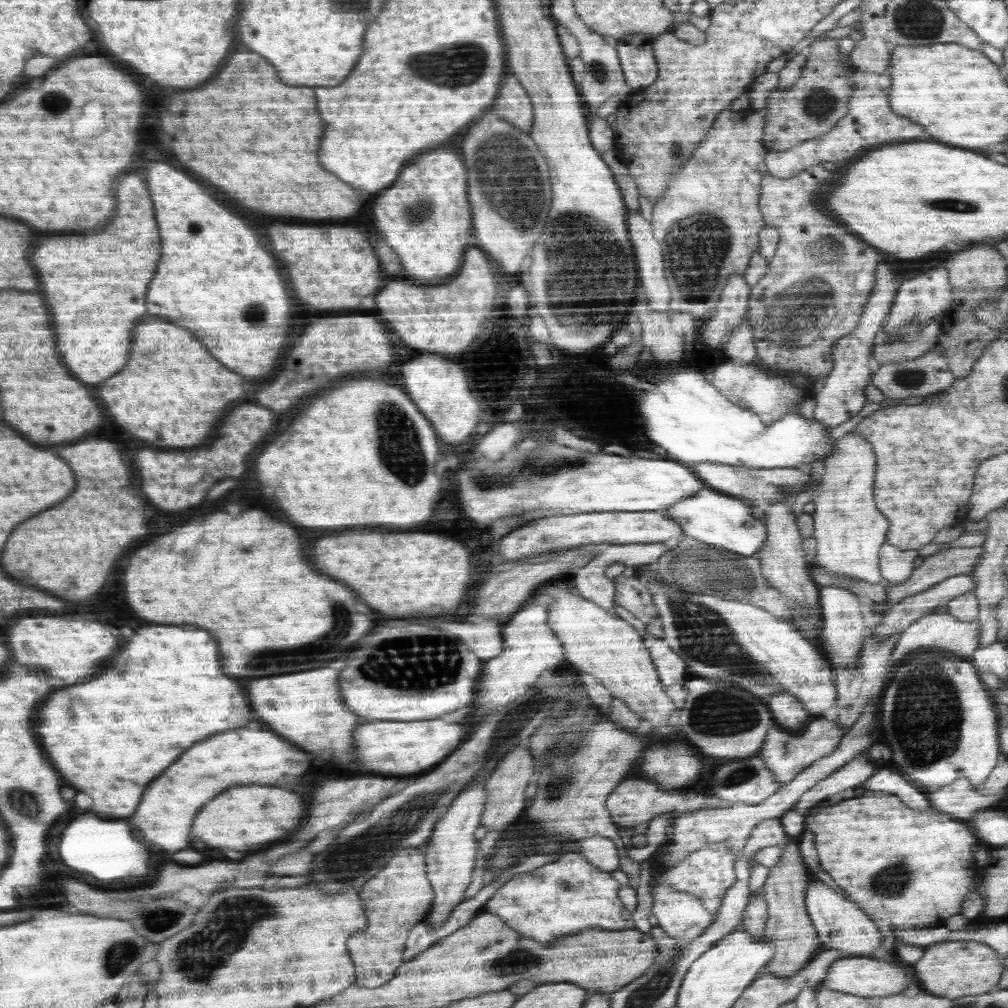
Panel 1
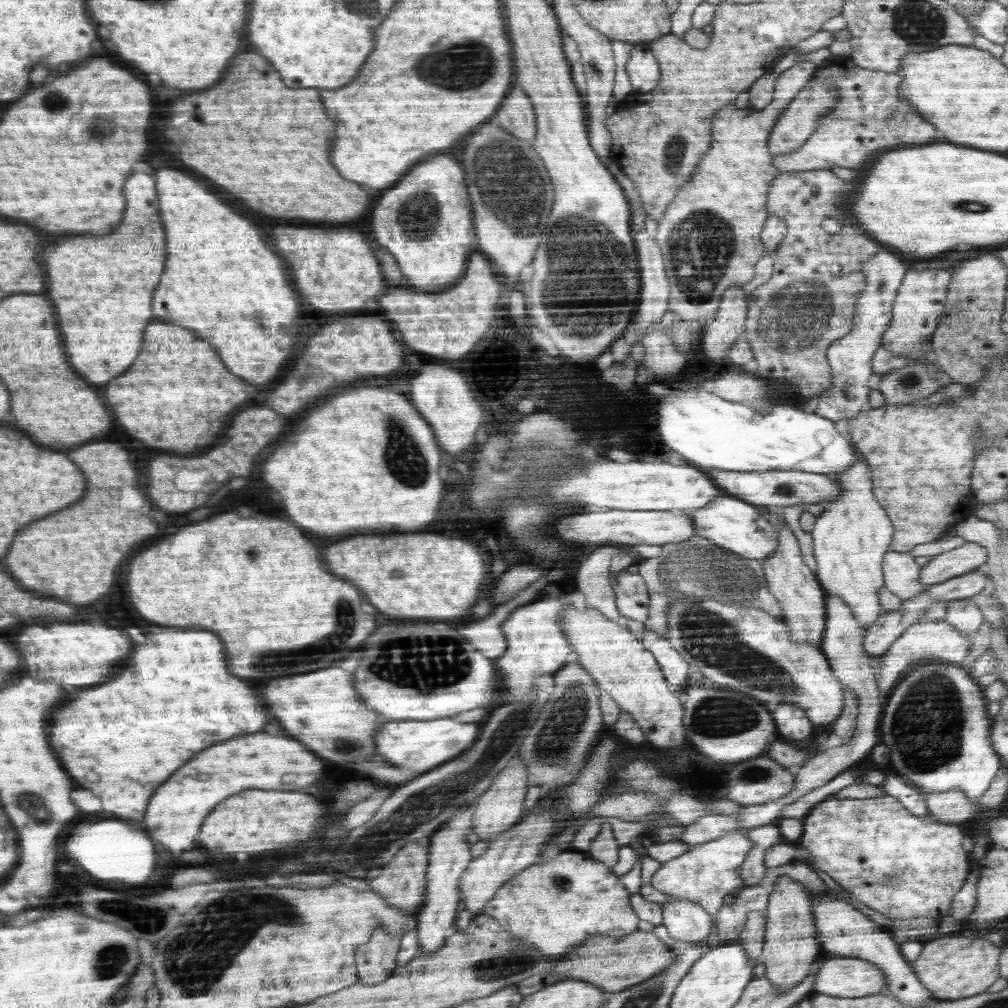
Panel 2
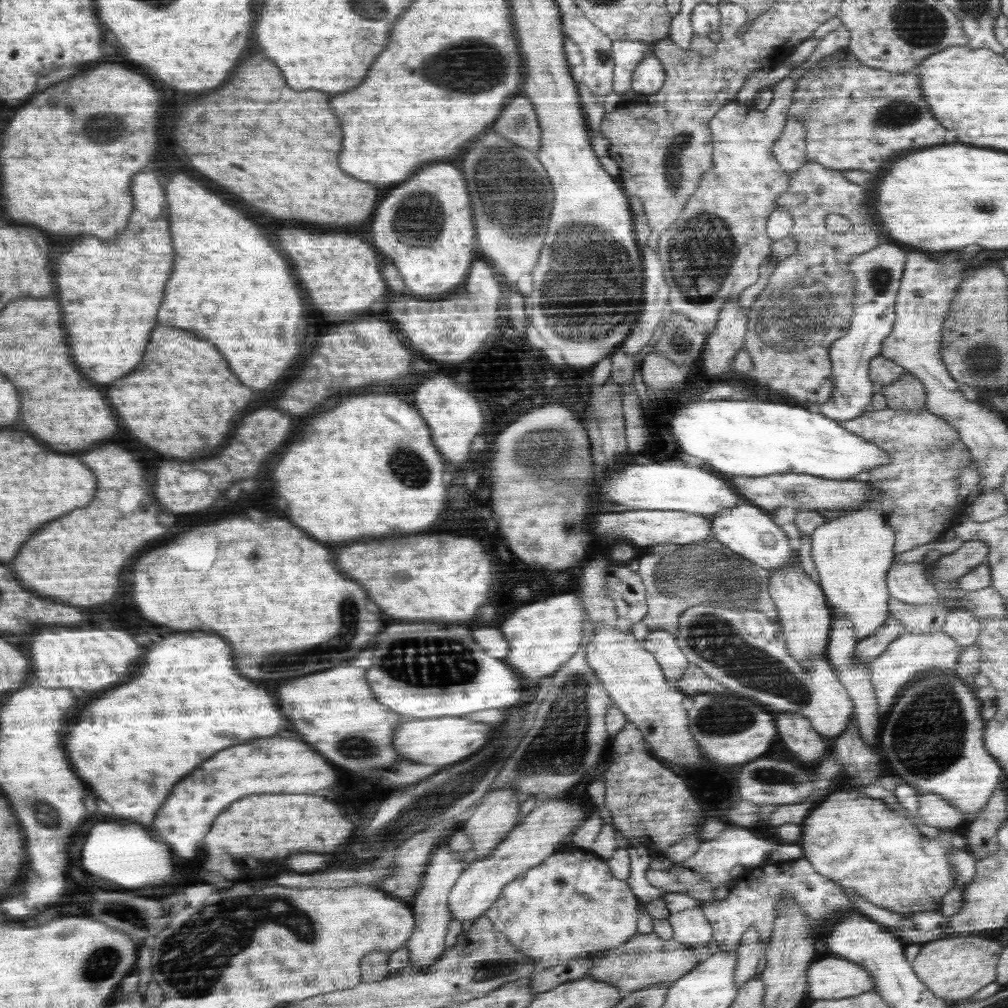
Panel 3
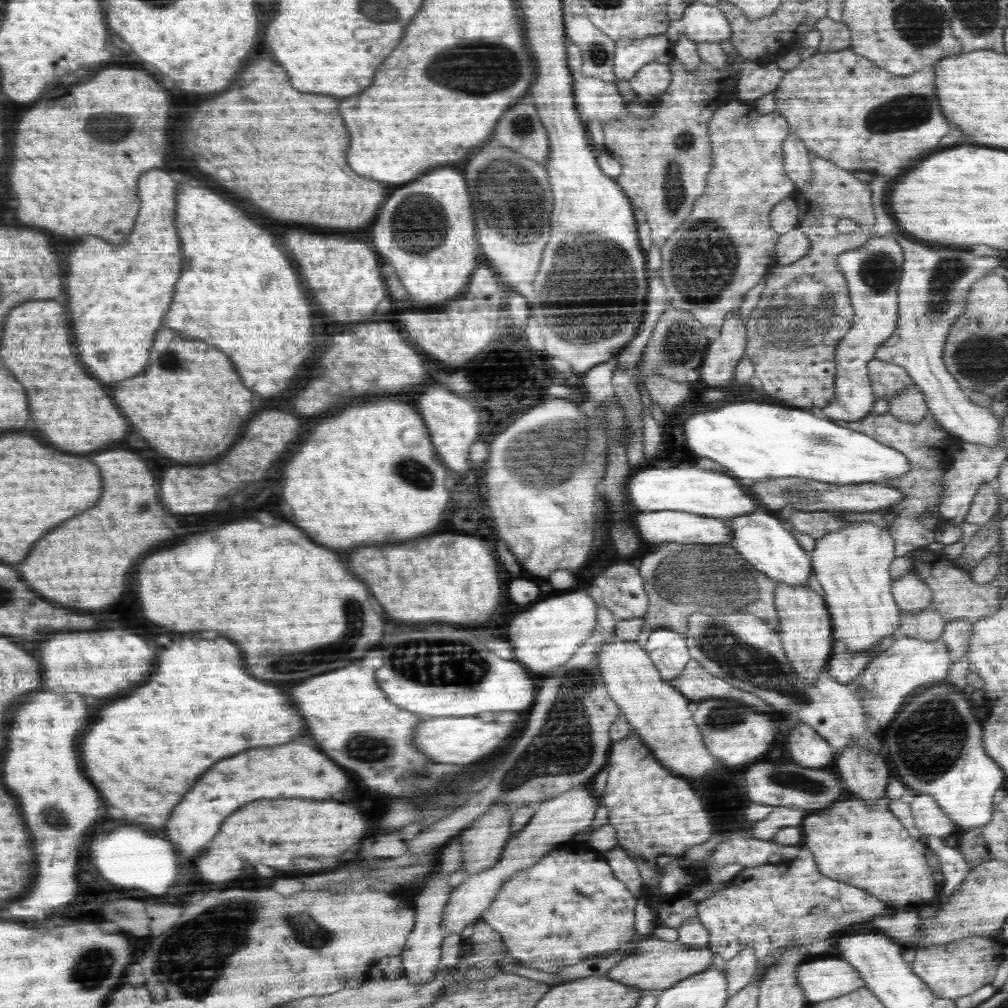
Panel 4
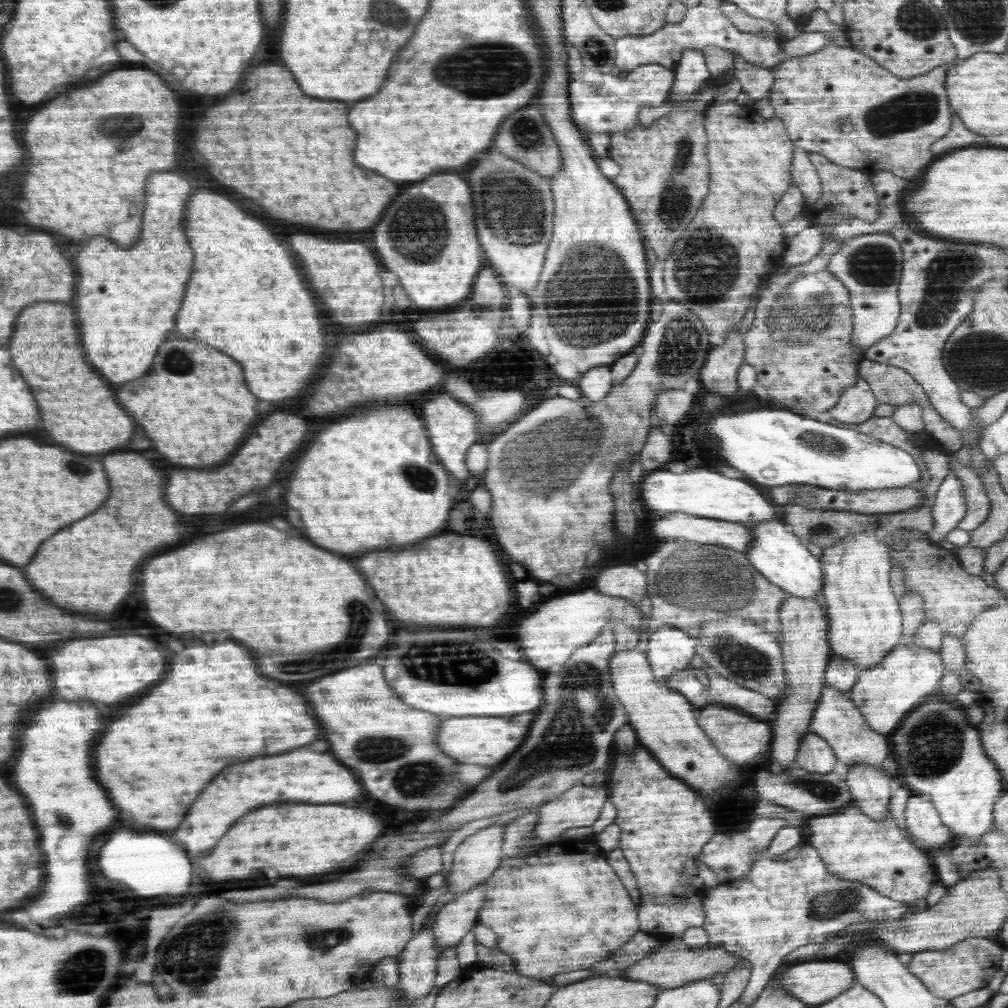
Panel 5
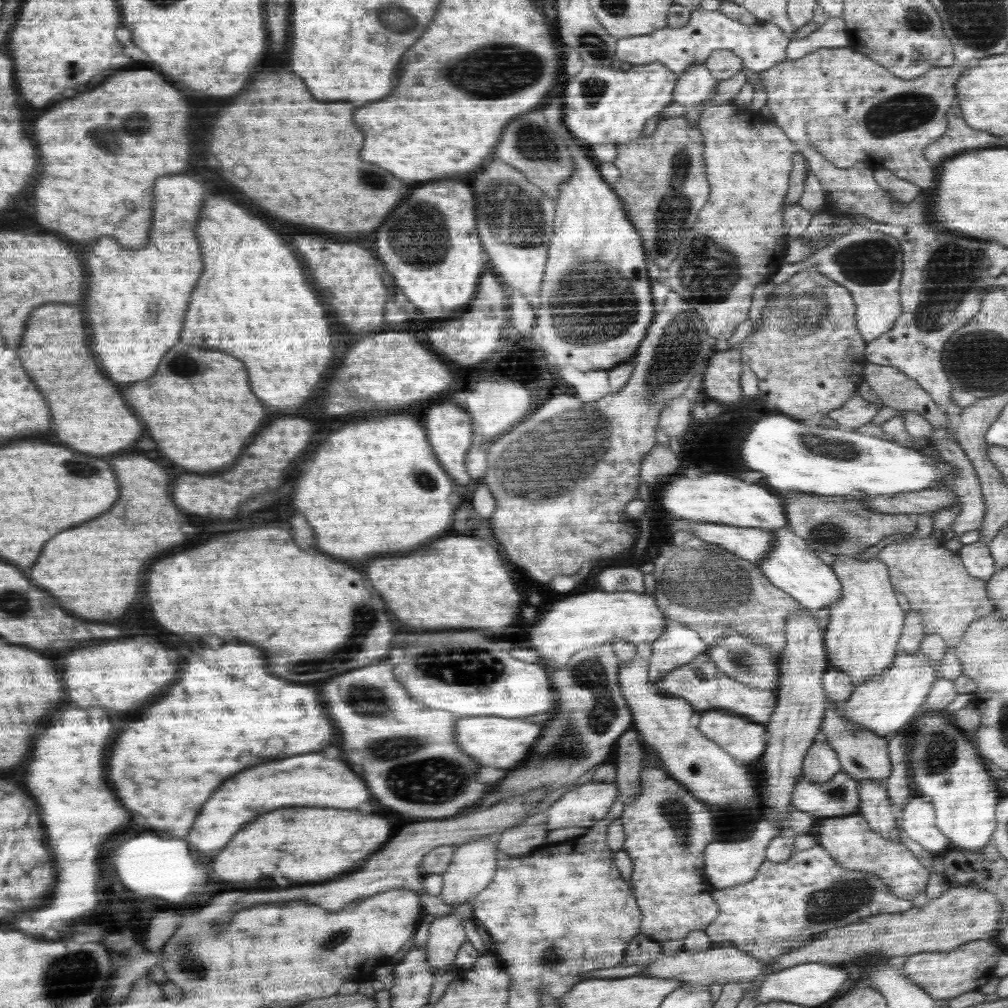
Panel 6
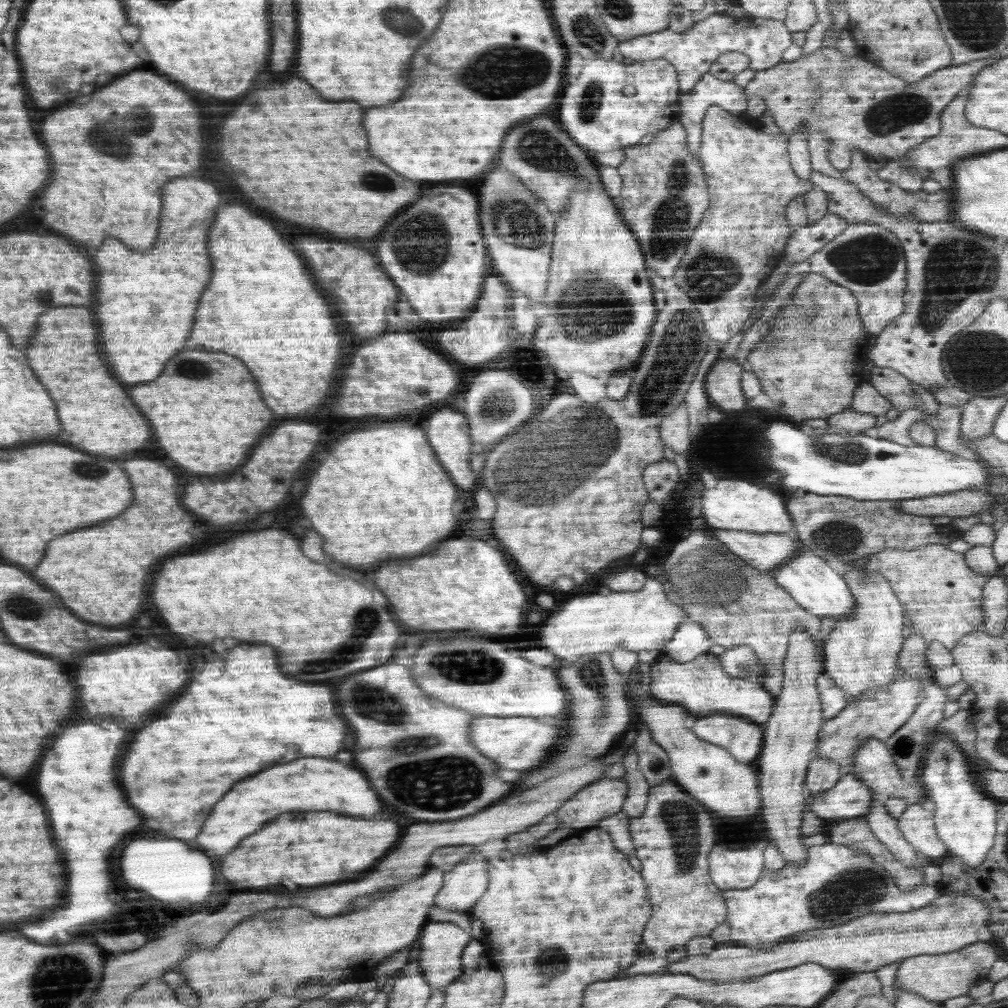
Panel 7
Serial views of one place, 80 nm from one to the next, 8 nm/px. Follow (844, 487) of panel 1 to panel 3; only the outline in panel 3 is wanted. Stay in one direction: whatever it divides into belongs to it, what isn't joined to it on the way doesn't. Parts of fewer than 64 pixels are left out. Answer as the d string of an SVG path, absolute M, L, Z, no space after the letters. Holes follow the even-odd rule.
M877 502L844 510L842 516L828 519L811 536L811 557L820 586L836 614L846 617L855 630L856 642L883 627L892 616L888 610L886 573L893 563L895 531Z

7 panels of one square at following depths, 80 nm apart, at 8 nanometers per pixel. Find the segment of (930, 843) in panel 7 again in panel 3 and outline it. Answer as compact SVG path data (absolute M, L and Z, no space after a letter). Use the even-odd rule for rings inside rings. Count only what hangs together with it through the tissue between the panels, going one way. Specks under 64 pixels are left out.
M921 793L918 804L922 822L939 831L954 829L965 821L965 814L939 794Z

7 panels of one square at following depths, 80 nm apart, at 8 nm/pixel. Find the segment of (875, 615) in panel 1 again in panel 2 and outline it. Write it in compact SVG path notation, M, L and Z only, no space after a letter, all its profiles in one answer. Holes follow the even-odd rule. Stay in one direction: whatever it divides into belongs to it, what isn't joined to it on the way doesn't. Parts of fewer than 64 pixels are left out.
M965 542L961 547L934 555L919 572L919 582L935 585L972 572L988 561L988 551L977 542Z

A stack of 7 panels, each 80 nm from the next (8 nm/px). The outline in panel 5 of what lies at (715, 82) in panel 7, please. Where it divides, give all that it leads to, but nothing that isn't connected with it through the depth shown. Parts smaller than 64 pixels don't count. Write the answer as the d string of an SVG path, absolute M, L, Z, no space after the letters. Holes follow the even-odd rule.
M684 49L682 60L675 71L675 82L671 88L670 96L673 99L686 100L700 93L701 86L712 76L709 72L706 59L703 54L696 49Z

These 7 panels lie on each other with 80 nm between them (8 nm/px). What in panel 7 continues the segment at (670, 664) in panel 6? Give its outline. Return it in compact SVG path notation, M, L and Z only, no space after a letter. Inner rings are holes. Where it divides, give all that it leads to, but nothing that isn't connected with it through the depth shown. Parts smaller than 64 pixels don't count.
M686 620L671 641L659 651L659 656L667 656L678 662L690 662L707 653L712 646L707 632L697 622Z

